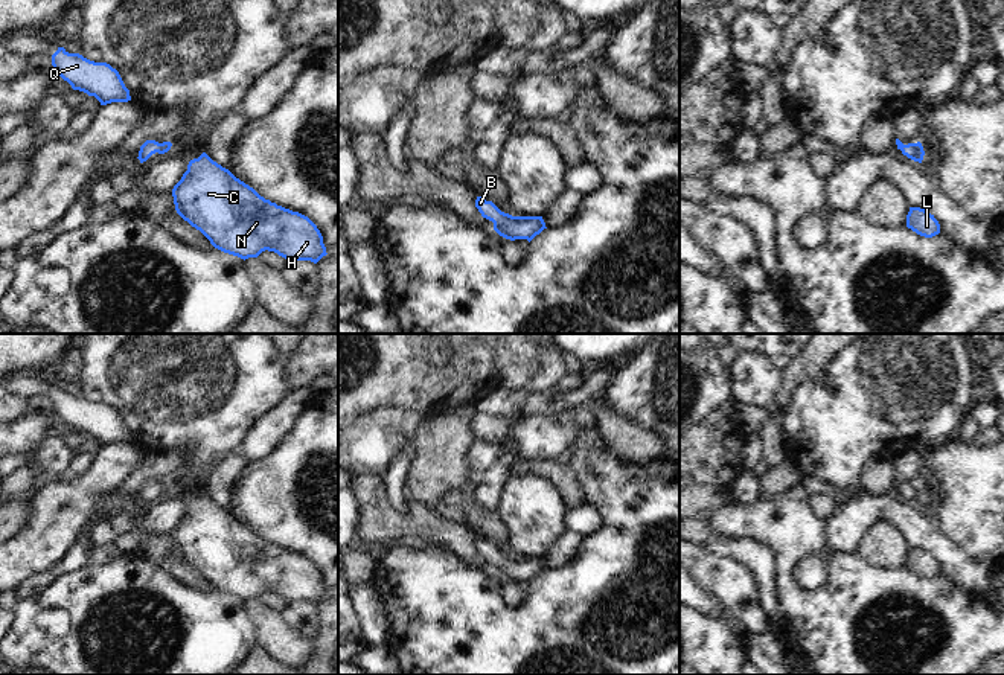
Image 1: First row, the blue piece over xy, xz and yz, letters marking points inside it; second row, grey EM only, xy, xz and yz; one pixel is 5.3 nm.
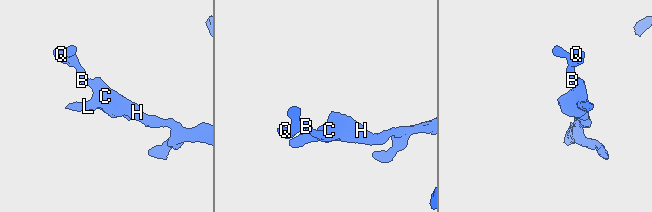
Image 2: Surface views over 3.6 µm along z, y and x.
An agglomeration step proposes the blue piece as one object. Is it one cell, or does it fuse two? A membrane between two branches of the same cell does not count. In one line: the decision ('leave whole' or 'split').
leave whole

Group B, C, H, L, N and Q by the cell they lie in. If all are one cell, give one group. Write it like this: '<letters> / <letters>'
B C H L N Q

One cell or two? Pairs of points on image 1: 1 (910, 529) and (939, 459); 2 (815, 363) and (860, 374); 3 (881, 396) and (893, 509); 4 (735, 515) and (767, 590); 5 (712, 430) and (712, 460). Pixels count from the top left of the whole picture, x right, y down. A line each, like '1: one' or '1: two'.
1: two
2: two
3: one
4: two
5: one

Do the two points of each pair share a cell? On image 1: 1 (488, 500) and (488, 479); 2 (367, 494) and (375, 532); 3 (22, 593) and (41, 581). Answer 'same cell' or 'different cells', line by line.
1: same cell
2: same cell
3: same cell

